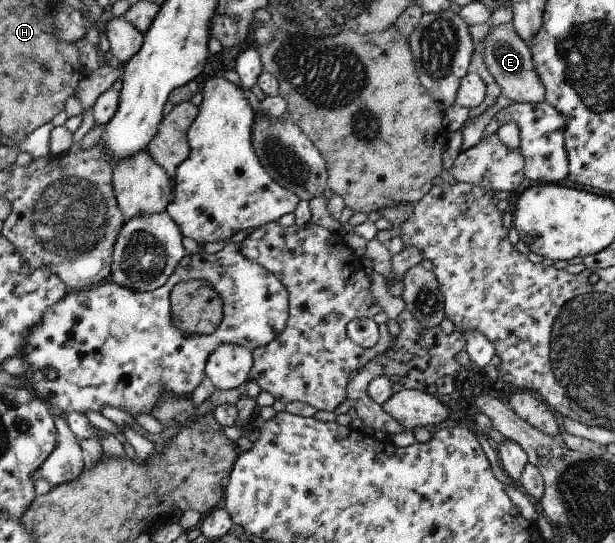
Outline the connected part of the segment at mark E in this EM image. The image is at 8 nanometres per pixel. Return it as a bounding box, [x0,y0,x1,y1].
[483,21,545,104]

